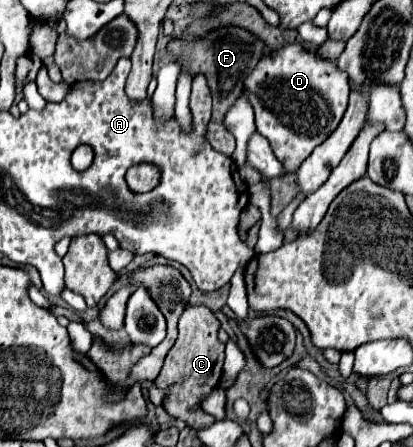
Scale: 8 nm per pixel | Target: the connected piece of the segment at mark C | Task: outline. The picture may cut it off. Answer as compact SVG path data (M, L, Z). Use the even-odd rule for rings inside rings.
M188 305L186 311L180 317L178 329L180 335L170 349L170 353L164 359L162 371L156 377L154 385L158 389L164 389L164 409L172 415L182 419L188 427L200 429L206 425L212 425L216 419L200 407L200 403L210 395L214 389L214 383L220 383L222 377L222 363L224 363L224 343L218 341L218 327L220 321L214 317L214 313L204 305Z

